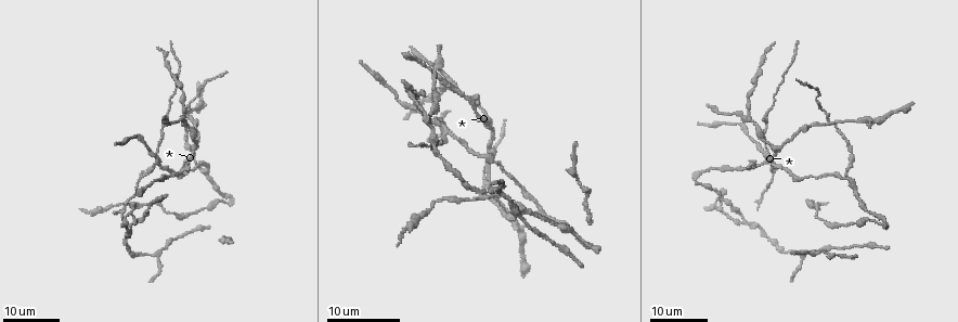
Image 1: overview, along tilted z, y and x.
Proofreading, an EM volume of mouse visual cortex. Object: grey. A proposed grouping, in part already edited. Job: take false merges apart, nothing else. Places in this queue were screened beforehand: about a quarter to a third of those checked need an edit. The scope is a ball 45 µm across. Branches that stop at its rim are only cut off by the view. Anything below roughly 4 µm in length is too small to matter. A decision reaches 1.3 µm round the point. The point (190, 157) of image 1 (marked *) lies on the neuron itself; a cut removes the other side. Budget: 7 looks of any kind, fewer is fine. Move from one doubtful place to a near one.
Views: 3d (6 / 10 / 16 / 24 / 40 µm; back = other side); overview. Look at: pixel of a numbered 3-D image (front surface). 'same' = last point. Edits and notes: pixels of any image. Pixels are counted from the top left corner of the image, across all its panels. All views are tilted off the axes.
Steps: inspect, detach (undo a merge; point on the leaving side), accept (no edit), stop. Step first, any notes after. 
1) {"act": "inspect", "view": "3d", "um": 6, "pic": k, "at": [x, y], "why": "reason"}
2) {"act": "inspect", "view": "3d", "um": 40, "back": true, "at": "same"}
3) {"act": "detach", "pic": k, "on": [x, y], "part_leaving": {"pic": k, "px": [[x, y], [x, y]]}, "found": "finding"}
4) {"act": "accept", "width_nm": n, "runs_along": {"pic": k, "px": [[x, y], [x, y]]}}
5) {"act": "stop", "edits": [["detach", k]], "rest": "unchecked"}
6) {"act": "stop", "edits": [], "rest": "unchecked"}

{"act": "inspect", "view": "3d", "um": 24, "pic": 1, "at": [746, 117], "why": "four arms meet"}

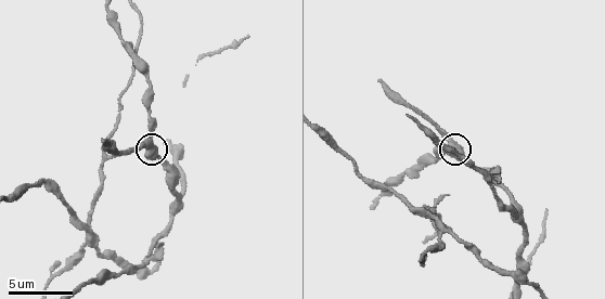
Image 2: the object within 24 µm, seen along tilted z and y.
{"act": "inspect", "view": "3d", "um": 10, "at": "same"}

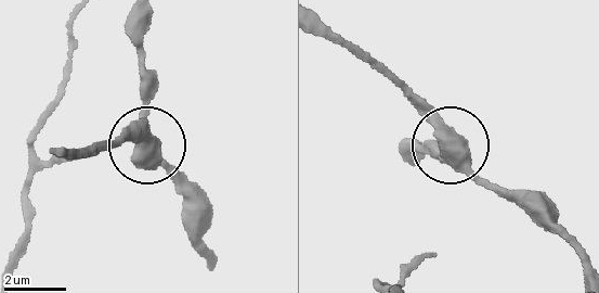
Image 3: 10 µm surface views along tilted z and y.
{"act": "inspect", "view": "3d", "um": 6, "at": "same"}

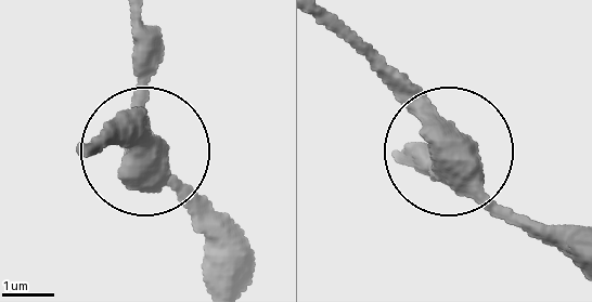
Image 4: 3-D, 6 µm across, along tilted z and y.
{"act": "accept", "arms": 4, "runs_along": {"pic": 4, "px": [[209, 236], [141, 152], [111, 136], [86, 143]]}, "found": "one neuron here"}

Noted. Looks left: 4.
{"act": "inspect", "view": "3d", "um": 10, "pic": 2, "at": [359, 174], "why": "sudden change in width"}

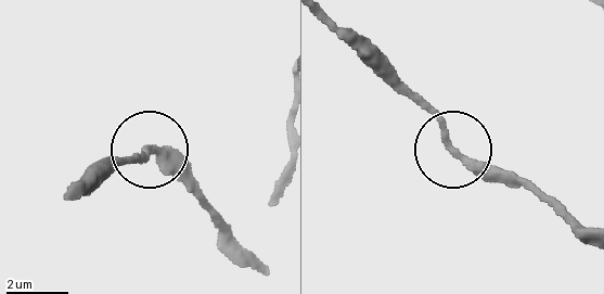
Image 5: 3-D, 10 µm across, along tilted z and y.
{"act": "accept", "width_nm": 290, "runs_along": {"pic": 5, "px": [[581, 237], [534, 194], [465, 158], [440, 120], [390, 71]]}, "found": "continuous, no second neuron"}

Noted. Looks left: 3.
{"act": "inspect", "view": "3d", "um": 10, "pic": 2, "at": [91, 241], "why": "four arms meet"}

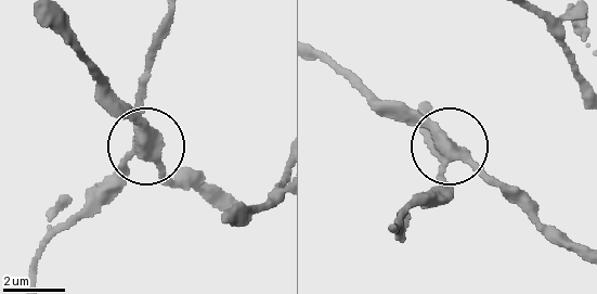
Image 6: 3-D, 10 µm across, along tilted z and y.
{"act": "detach", "pic": 6, "on": [141, 93], "width_nm": 410, "found": "two neurons meet here"}

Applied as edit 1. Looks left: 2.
{"act": "inspect", "view": "3d", "um": 24, "pic": 1, "at": [430, 127], "why": "two arms in line, one across"}

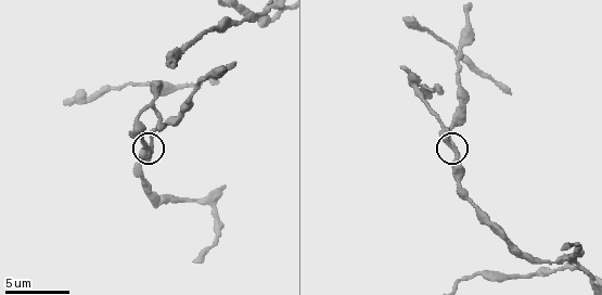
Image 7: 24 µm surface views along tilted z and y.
{"act": "inspect", "view": "3d", "um": 10, "pic": 7, "at": [451, 149], "why": "zoom in"}

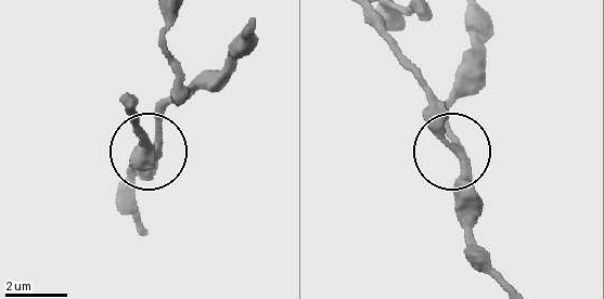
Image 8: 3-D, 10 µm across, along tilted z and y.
{"act": "accept", "side_arm_um": 11, "found": "one neuron here"}

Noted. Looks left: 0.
{"act": "stop", "edits": [["detach", 6]], "rest": "unchecked"}

